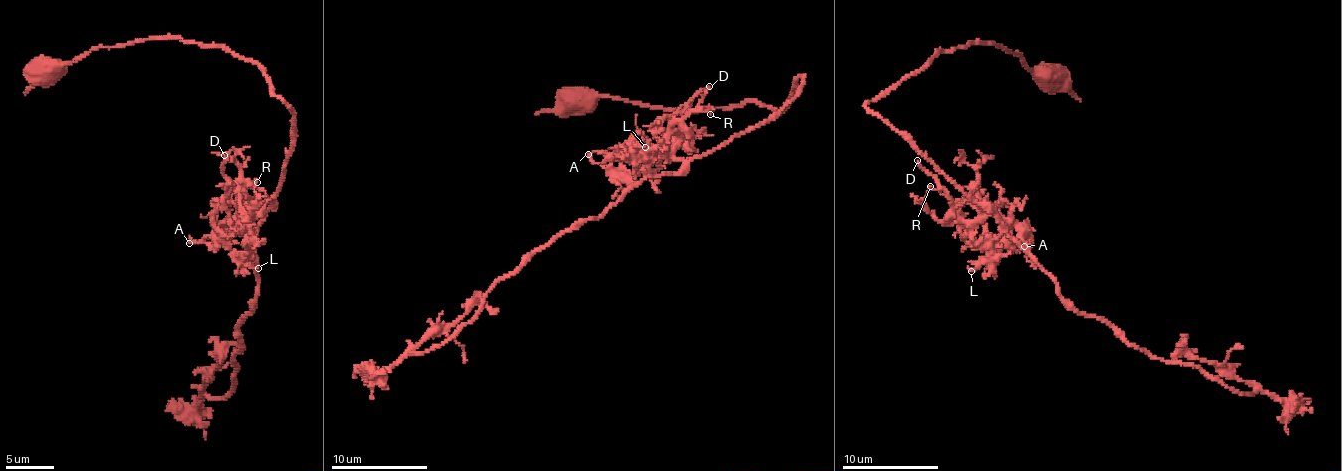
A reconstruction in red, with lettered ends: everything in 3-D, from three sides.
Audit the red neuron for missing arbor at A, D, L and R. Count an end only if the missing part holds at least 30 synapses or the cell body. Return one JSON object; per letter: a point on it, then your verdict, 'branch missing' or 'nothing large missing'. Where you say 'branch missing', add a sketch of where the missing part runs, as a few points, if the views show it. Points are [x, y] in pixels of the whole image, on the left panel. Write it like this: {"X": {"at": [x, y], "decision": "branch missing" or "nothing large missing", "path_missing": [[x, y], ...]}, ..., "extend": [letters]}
{"A": {"at": [189, 243], "decision": "nothing large missing"}, "D": {"at": [224, 155], "decision": "nothing large missing"}, "L": {"at": [258, 268], "decision": "nothing large missing"}, "R": {"at": [257, 182], "decision": "nothing large missing"}, "extend": []}

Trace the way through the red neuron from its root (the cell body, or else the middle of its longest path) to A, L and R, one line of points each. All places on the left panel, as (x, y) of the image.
A: (41, 67), (182, 38), (264, 68), (295, 118), (279, 185), (189, 243)
L: (41, 67), (101, 47), (182, 38), (264, 68), (295, 125), (245, 256), (258, 268)
R: (41, 67), (146, 39), (194, 40), (251, 59), (295, 118), (276, 193), (246, 219), (257, 182)

